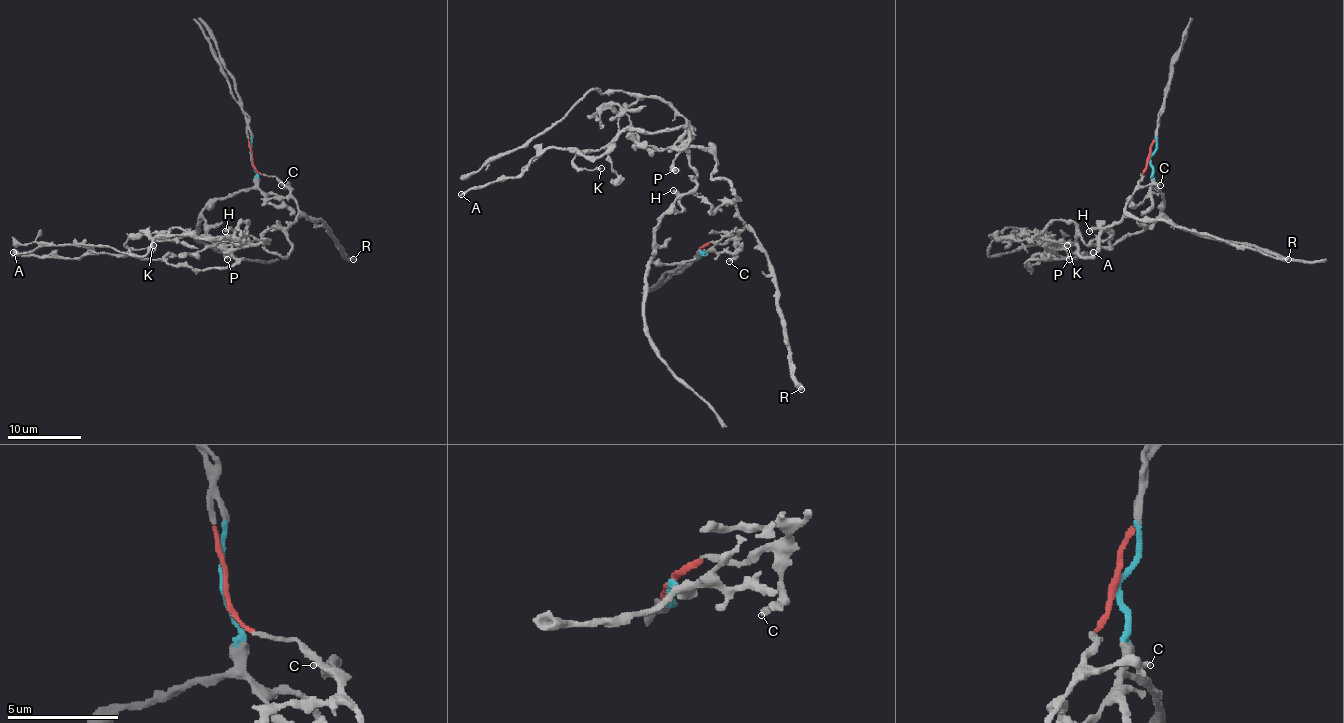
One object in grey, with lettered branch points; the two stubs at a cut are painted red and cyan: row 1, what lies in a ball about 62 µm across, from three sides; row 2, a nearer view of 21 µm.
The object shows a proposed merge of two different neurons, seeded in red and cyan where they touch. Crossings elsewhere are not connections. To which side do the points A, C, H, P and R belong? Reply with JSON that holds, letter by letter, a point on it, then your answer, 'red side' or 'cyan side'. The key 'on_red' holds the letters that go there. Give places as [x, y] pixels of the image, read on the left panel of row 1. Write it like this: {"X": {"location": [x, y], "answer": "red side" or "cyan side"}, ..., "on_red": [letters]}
{"A": {"location": [13, 252], "answer": "red side"}, "C": {"location": [281, 185], "answer": "red side"}, "H": {"location": [225, 231], "answer": "cyan side"}, "P": {"location": [227, 259], "answer": "red side"}, "R": {"location": [353, 259], "answer": "red side"}, "on_red": ["A", "C", "P", "R"]}

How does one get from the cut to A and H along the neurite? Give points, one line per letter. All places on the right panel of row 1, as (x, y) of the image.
A: (1150, 158), (1094, 256), (1057, 241), (1048, 258), (1027, 263), (1031, 271), (1055, 258), (1048, 254), (1094, 252)
H: (1150, 158), (1151, 183), (1163, 196), (1159, 215), (1142, 230), (1125, 234), (1114, 245), (1109, 234), (1088, 232)

